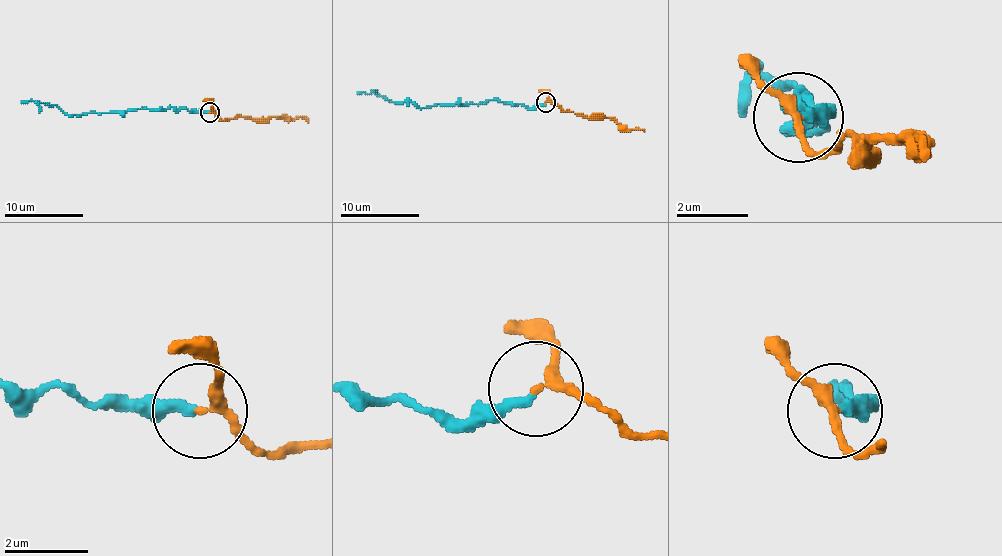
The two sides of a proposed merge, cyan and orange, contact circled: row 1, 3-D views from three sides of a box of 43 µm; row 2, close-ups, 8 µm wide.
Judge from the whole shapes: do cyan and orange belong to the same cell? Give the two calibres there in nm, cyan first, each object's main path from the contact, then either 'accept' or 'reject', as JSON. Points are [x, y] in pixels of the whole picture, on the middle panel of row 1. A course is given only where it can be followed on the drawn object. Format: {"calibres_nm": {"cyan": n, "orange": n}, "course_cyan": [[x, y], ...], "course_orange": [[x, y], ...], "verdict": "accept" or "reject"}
{"calibres_nm": {"cyan": 240, "orange": 240}, "course_cyan": [[545, 104], [525, 108], [486, 100], [418, 108], [373, 92], [357, 94]], "course_orange": [[545, 102], [553, 102], [559, 108], [589, 117], [612, 117], [628, 129], [644, 129]], "verdict": "accept"}

